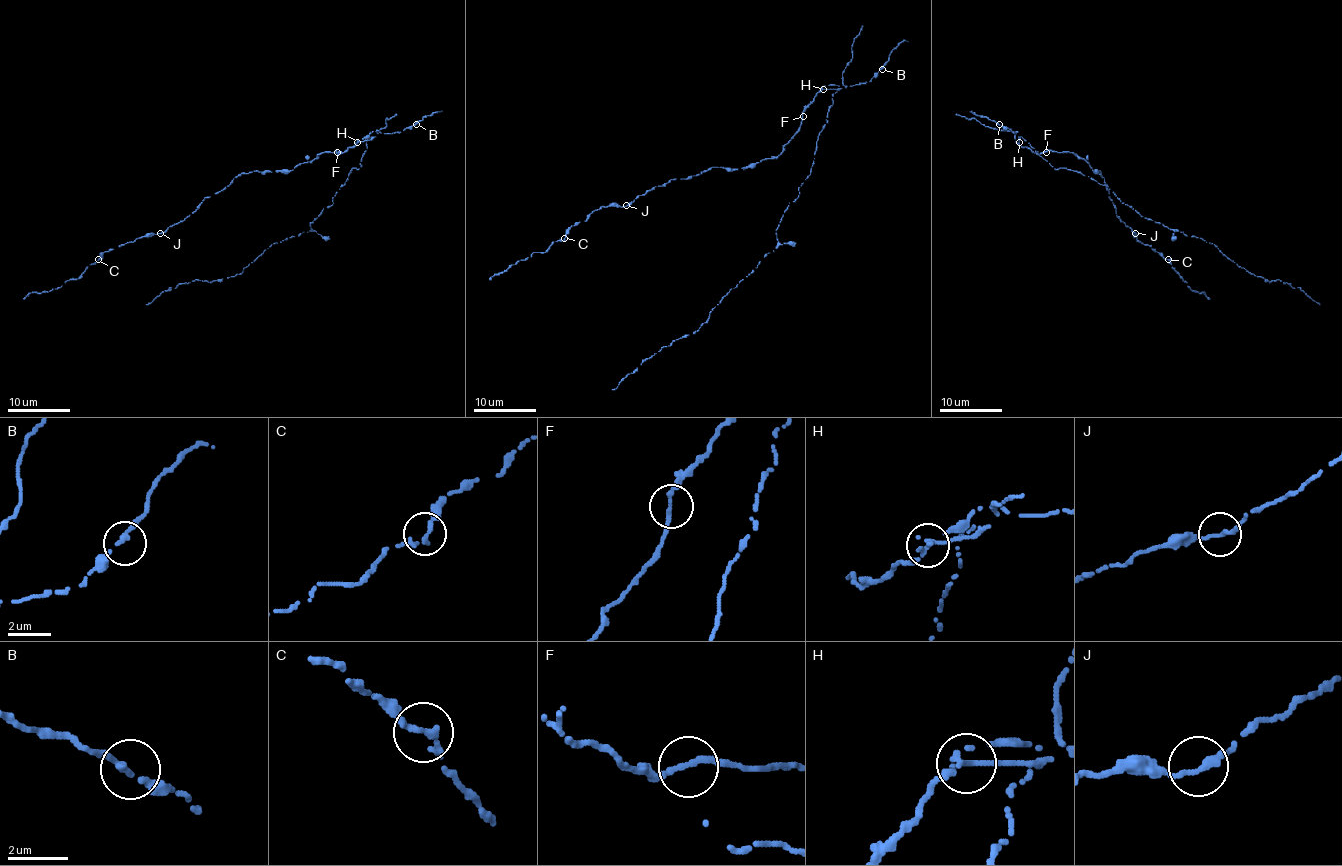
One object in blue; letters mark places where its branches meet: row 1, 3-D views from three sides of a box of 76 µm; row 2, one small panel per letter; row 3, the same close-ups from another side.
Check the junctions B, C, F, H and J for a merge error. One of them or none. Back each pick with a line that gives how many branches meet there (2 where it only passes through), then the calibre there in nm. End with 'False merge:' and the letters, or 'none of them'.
H: 2 | 200 nm
False merge: H

